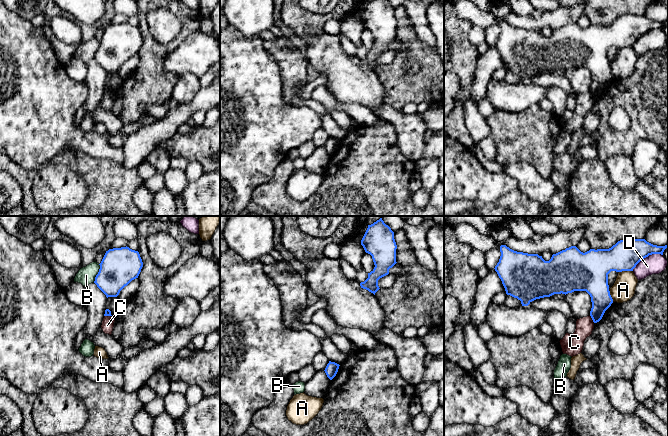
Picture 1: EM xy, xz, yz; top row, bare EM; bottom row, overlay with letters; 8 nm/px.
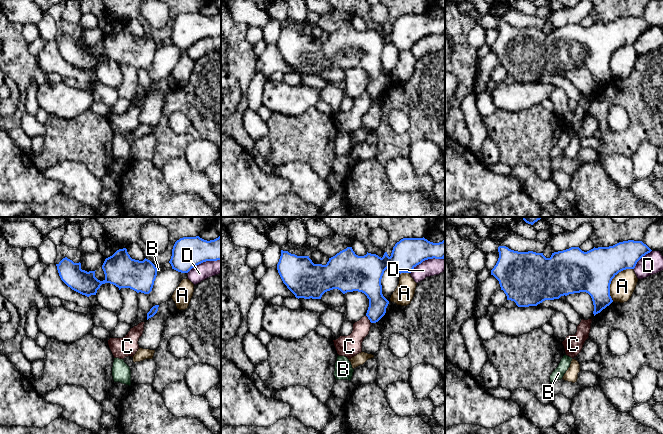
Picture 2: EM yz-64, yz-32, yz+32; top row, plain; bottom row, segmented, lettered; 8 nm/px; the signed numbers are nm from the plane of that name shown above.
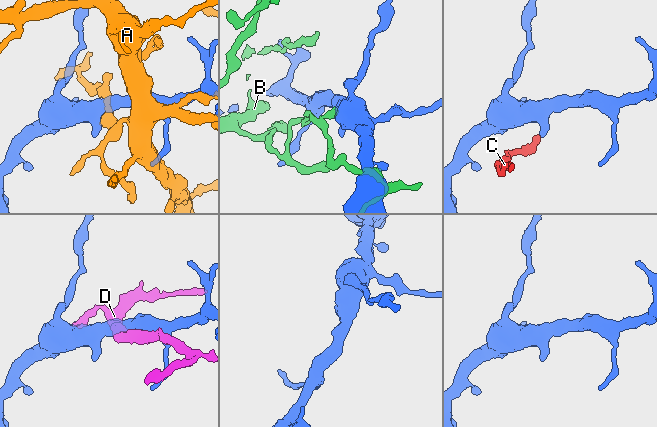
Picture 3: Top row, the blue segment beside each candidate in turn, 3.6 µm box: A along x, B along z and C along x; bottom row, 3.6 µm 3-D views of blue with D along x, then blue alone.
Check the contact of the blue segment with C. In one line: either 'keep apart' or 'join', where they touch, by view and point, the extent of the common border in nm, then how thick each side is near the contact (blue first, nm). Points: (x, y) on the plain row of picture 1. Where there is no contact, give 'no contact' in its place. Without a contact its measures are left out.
keep apart; meets blue in yz at (592, 95); contact 70 nm long; 170 nm thick on the blue side, 160 nm on the other

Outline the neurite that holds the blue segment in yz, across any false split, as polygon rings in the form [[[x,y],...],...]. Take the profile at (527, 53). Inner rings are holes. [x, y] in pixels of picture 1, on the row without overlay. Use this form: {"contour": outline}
{"contour": [[[626,14],[618,17],[609,25],[590,25],[583,29],[576,22],[571,22],[545,37],[538,30],[517,28],[506,21],[500,22],[501,32],[495,42],[506,70],[521,77],[522,82],[528,82],[532,77],[554,70],[568,70],[574,67],[586,67],[592,78],[590,92],[594,99],[599,98],[605,87],[613,79],[608,61],[608,50],[611,47],[633,47],[636,41],[652,30],[663,31],[668,23],[657,22],[645,15]]]}

